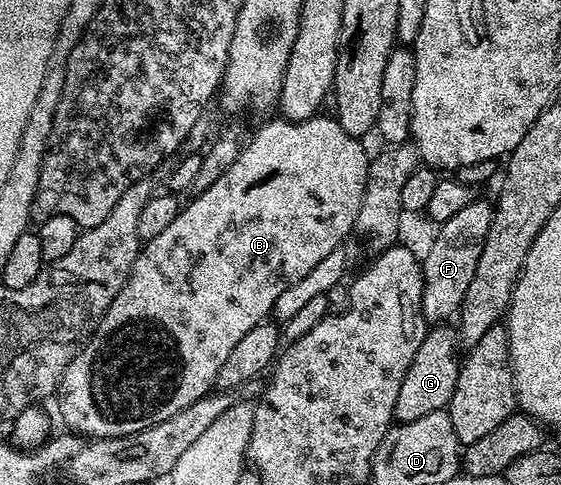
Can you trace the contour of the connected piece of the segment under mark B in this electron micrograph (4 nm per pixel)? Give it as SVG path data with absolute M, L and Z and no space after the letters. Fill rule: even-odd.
M316 115L304 121L278 119L279 121L265 122L252 137L250 134L233 167L229 167L229 171L225 171L225 175L221 175L221 179L217 179L217 183L213 183L207 191L191 197L188 205L186 203L180 208L169 227L140 248L139 258L133 263L129 279L121 287L117 299L109 303L105 315L91 330L59 380L59 417L67 424L66 428L70 432L83 439L129 435L145 427L153 427L169 419L169 415L177 415L177 411L189 407L189 403L197 403L197 399L208 396L215 389L217 371L221 371L233 347L241 343L241 335L245 335L245 331L253 327L264 324L272 316L277 298L292 283L297 283L297 279L309 275L309 271L313 271L313 267L317 267L317 263L321 263L321 259L325 259L329 251L340 248L350 238L347 236L355 229L355 220L361 211L361 199L365 195L369 153L363 150L364 142L349 135L334 116L323 116Z

